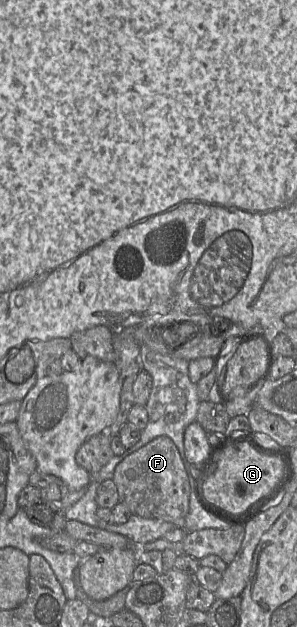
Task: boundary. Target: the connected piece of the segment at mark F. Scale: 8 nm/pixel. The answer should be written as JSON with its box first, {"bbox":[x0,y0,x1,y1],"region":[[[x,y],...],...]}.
{"bbox":[112,436,199,529],"region":[[[159,436],[119,462],[112,478],[116,484],[119,501],[134,515],[171,522],[184,529],[184,519],[189,512],[192,492],[199,502],[198,483],[186,470],[182,457],[167,436]]]}

